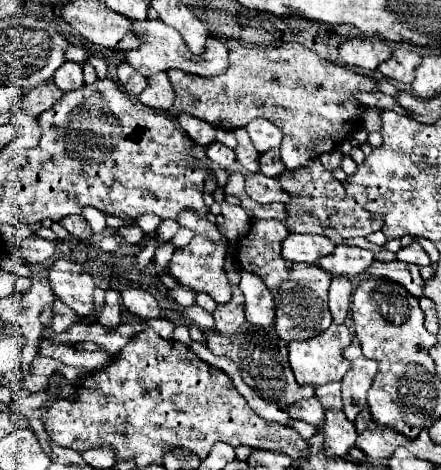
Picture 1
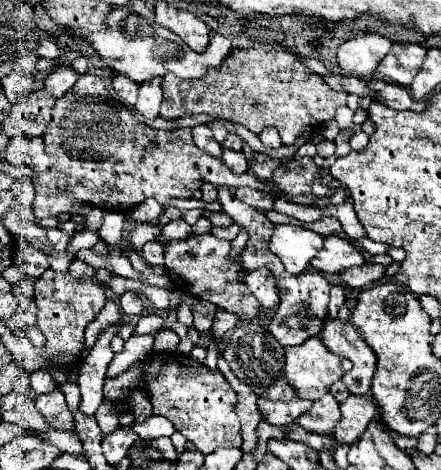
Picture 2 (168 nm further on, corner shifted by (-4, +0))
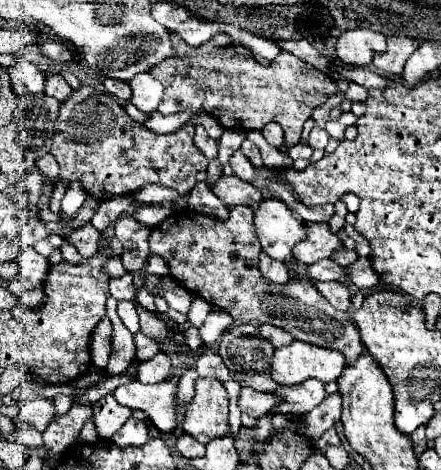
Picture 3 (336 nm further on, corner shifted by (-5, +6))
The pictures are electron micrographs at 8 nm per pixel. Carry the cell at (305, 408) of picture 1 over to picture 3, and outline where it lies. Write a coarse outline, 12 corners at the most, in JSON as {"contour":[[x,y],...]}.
{"contour":[[241,387],[239,409],[259,419],[279,403],[273,393]]}

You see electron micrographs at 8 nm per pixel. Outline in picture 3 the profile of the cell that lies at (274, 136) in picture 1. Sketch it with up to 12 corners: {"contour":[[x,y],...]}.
{"contour":[[267,123],[261,129],[269,145],[283,145],[283,129],[279,123]]}

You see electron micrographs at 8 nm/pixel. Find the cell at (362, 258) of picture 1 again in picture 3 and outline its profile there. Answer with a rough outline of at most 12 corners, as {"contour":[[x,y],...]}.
{"contour":[[305,223],[293,259],[311,265],[341,247],[327,223]]}

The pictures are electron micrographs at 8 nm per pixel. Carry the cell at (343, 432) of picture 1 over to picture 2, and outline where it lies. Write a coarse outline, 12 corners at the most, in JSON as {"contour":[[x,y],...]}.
{"contour":[[330,393],[314,401],[296,423],[332,439],[340,423],[338,401]]}

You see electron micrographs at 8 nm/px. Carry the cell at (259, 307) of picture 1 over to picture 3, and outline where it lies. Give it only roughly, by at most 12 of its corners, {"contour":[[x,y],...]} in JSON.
{"contour":[[259,255],[259,271],[269,281],[287,283],[283,261]]}

